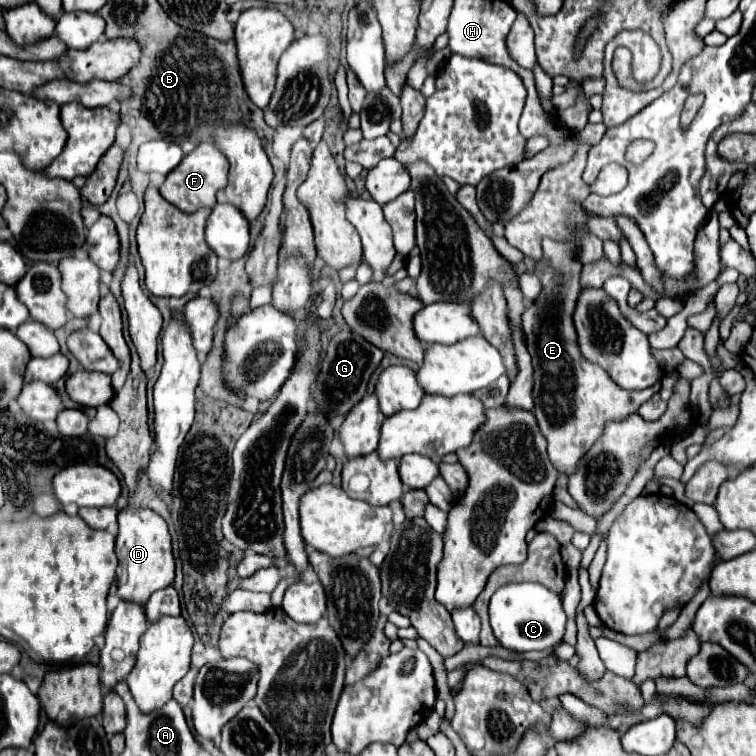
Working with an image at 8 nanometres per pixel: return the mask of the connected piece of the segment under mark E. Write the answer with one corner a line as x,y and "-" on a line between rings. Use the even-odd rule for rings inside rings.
544,239
542,247
544,257
536,263
536,273
544,289
534,307
528,307
522,313
528,353
534,363
534,415
548,441
548,457
552,465
564,475
574,475
578,461
604,433
606,423
624,421
628,415
636,413
646,399
659,392
661,381
642,391
626,391
618,387
602,367
582,359
572,323
572,313
580,295
582,263
578,263
576,251
570,243

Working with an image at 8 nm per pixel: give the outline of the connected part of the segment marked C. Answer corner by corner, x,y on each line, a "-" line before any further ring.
508,583
500,587
488,605
490,625
498,643
510,651
546,651
562,641
566,631
566,613
560,595
546,591
540,583

